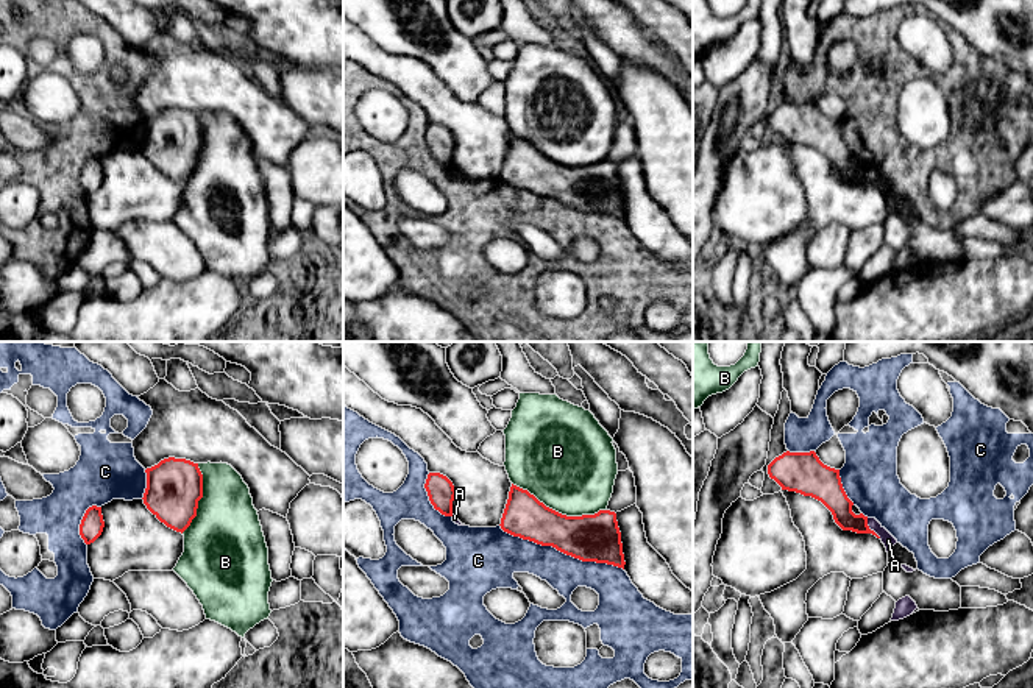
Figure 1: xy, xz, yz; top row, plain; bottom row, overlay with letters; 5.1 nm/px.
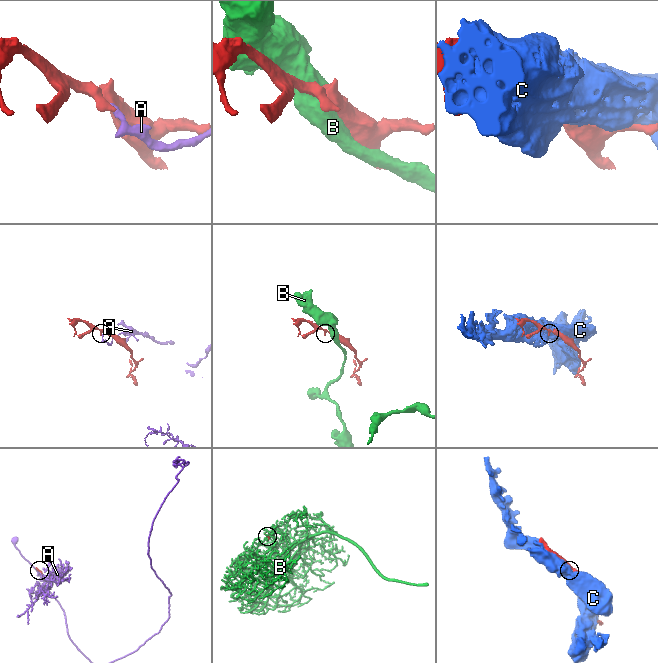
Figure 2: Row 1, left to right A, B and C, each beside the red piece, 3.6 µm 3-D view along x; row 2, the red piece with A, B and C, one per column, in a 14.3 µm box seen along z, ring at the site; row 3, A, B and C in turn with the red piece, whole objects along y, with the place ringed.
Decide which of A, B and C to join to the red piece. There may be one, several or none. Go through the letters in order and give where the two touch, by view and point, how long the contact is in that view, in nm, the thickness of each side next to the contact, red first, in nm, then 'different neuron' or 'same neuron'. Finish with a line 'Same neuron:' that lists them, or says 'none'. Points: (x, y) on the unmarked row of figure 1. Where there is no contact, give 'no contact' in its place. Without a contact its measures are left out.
A: meets red in yz at (869, 180); contact 130 nm long; 130 nm thick on the red side, 70 nm on the other; different neuron
B: meets red in xz at (557, 163); contact 500 nm long; 240 nm thick on the red side, 480 nm on the other; different neuron
C: meets red in xz at (560, 202); contact 700 nm long; 240 nm thick on the red side, 190 nm on the other; different neuron
Same neuron: none

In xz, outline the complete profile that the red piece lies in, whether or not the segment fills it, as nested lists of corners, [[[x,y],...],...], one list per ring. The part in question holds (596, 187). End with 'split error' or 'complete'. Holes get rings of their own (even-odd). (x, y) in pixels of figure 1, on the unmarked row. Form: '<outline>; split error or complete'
[[[512,134],[499,176],[513,187],[552,197],[582,212],[607,214],[623,220],[626,215],[616,164],[610,161],[566,167]]]; complete

